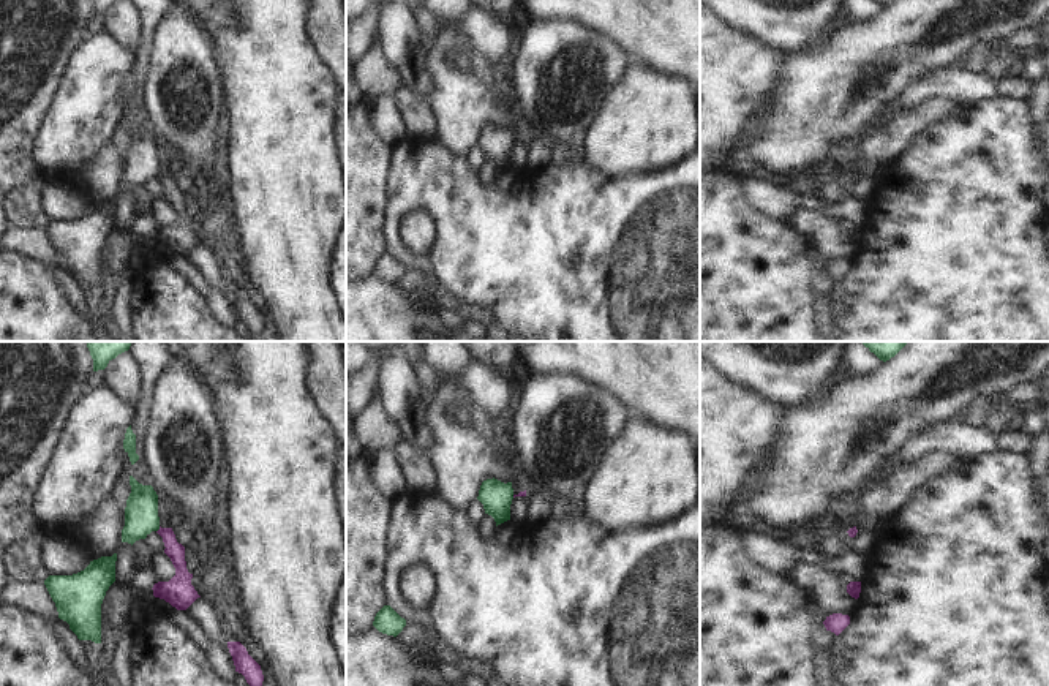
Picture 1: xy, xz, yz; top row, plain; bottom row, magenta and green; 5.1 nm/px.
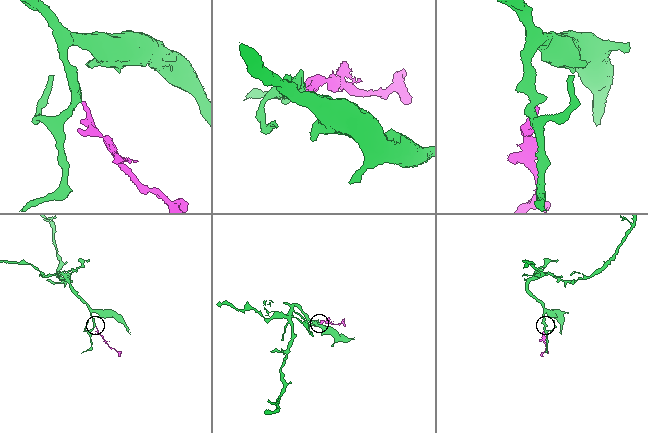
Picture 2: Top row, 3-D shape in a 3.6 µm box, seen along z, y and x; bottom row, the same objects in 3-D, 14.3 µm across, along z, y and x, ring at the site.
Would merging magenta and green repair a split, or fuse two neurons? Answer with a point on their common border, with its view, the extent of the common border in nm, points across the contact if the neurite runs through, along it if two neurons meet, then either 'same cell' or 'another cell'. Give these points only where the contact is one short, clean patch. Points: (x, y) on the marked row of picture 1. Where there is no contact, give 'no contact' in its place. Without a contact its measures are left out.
contact xy (158, 530); length 40 nm; border xy (160, 527), (157, 531); another cell

